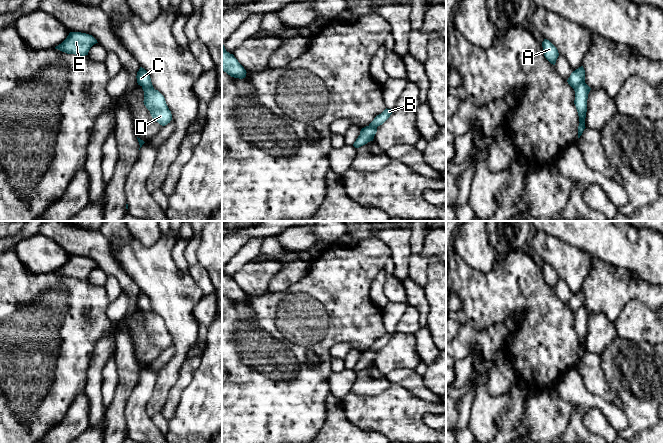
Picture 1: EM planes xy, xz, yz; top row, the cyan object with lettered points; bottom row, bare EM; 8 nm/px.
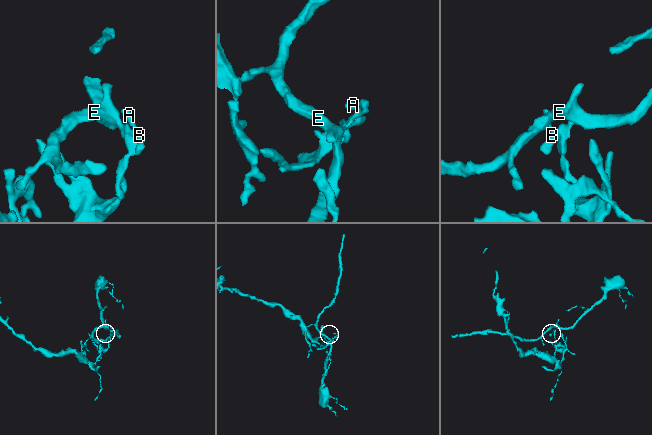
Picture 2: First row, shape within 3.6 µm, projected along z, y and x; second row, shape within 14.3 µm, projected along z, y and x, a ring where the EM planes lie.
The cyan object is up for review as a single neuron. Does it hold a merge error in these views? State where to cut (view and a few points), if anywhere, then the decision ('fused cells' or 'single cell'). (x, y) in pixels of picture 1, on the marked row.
cut xy (142, 86), (153, 89); fused cells

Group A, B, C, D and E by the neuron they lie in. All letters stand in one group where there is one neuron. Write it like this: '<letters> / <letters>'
A B C E / D

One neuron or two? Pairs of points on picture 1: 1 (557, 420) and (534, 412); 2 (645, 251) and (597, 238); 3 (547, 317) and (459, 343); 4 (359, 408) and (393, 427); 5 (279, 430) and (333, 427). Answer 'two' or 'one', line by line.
1: one
2: one
3: two
4: one
5: two

